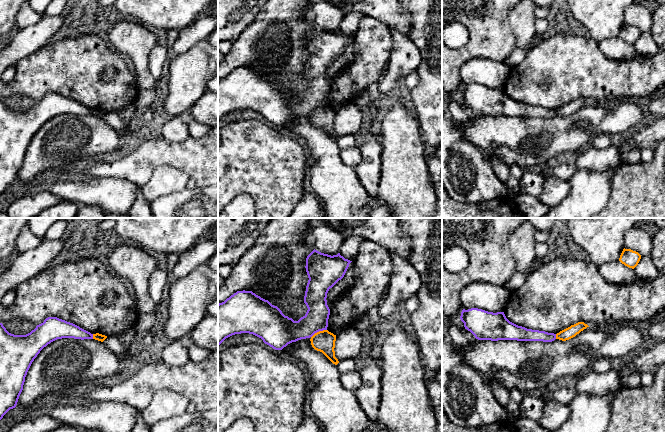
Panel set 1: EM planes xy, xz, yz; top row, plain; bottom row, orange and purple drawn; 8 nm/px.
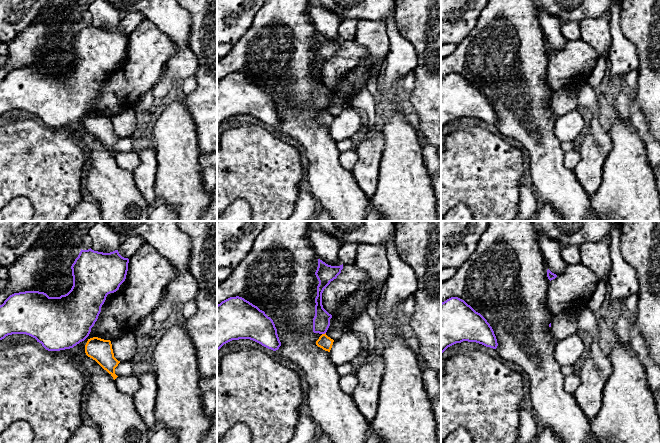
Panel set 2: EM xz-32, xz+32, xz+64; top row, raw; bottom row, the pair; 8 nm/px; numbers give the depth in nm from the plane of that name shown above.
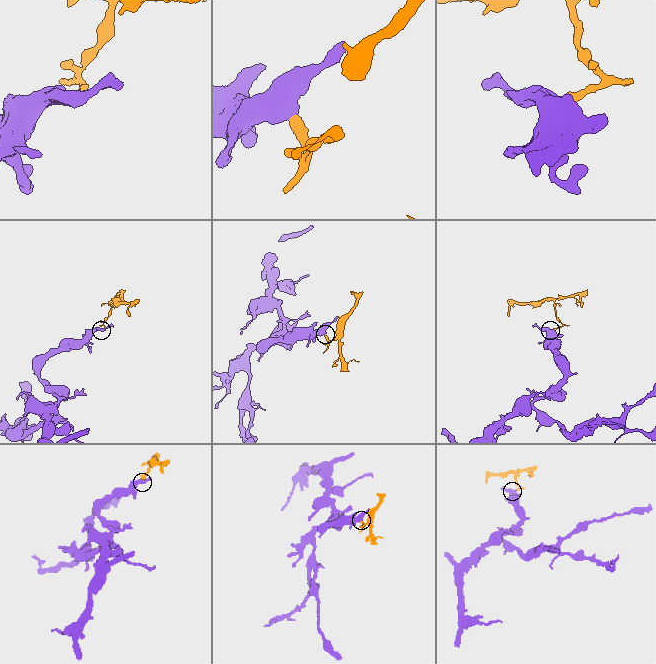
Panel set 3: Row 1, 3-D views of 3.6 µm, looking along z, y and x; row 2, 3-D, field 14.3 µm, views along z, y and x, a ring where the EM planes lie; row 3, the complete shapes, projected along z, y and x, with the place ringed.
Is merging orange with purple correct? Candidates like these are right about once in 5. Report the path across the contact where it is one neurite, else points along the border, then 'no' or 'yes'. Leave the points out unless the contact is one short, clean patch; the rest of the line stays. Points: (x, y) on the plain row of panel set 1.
border xz (326, 105), (317, 107), (311, 113); no

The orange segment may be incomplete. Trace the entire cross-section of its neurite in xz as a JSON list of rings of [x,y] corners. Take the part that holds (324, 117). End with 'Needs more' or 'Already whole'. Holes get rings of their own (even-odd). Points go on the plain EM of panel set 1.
[[[323,106],[315,109],[310,117],[312,123],[322,128],[333,140],[337,141],[339,139],[334,127],[336,111],[328,106]]]. Already whole

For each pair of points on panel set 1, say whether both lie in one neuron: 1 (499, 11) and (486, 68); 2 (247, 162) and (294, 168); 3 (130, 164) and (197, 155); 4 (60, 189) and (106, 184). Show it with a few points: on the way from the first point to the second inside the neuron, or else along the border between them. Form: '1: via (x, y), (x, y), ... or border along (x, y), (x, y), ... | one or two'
1: border along (503, 61), (470, 58), (465, 62) | two
2: via (259, 162), (266, 162), (273, 168), (282, 168) | one
3: via (147, 156), (180, 155) | one
4: via (71, 189), (95, 189) | one

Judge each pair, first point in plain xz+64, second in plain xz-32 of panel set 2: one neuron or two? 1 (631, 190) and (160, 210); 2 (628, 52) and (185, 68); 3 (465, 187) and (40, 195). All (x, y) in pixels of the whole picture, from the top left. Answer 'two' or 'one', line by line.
1: two
2: one
3: one

